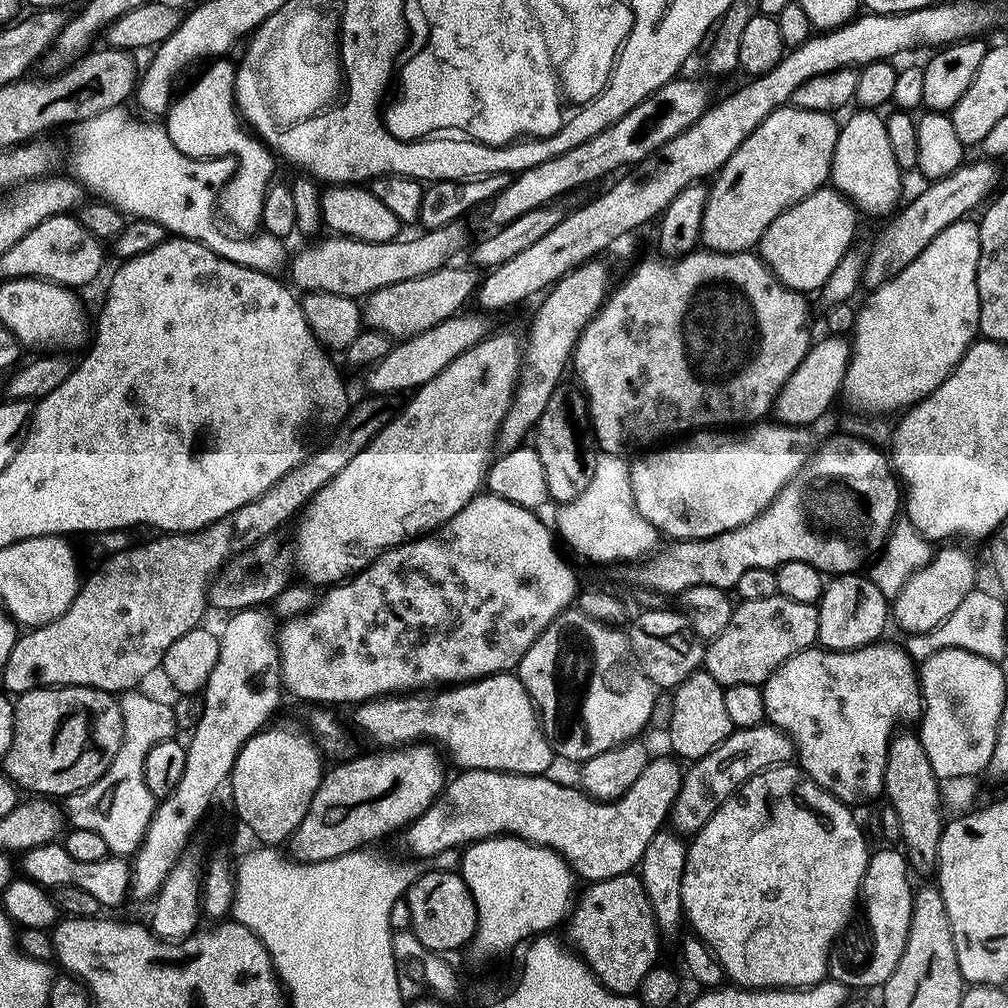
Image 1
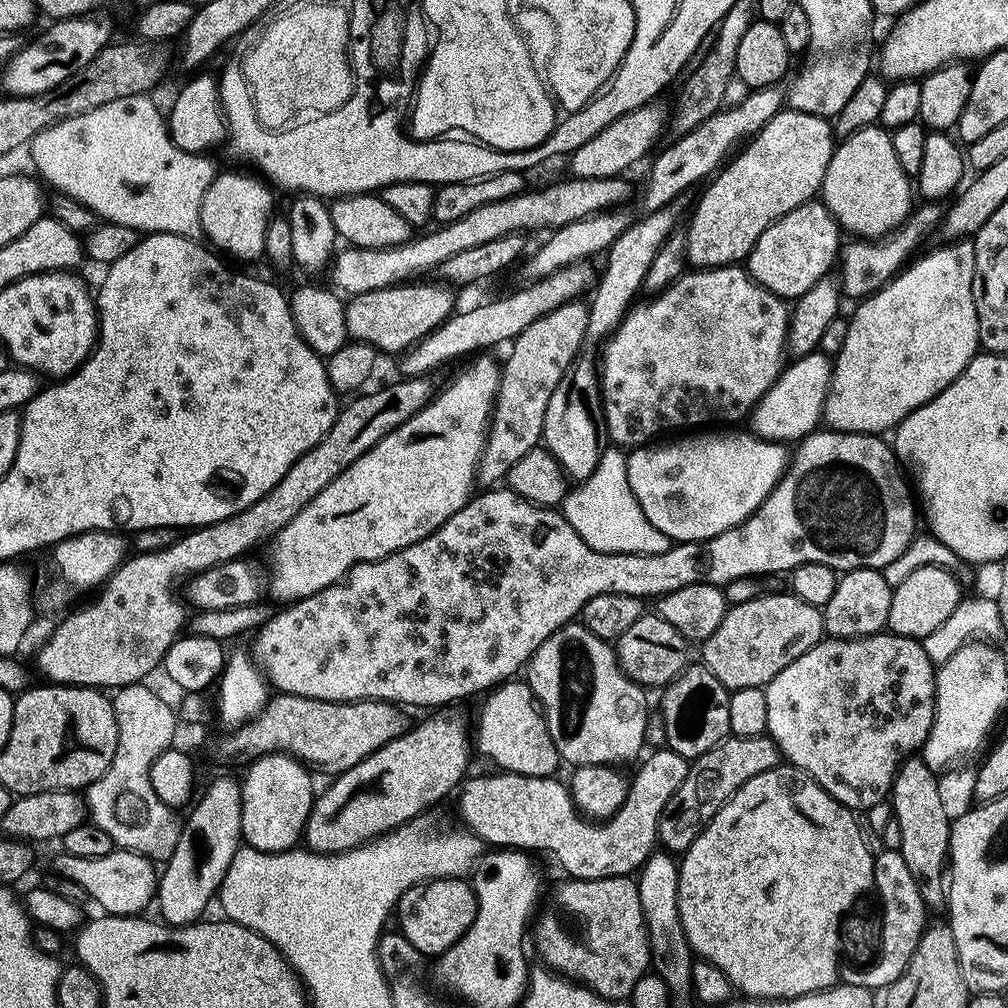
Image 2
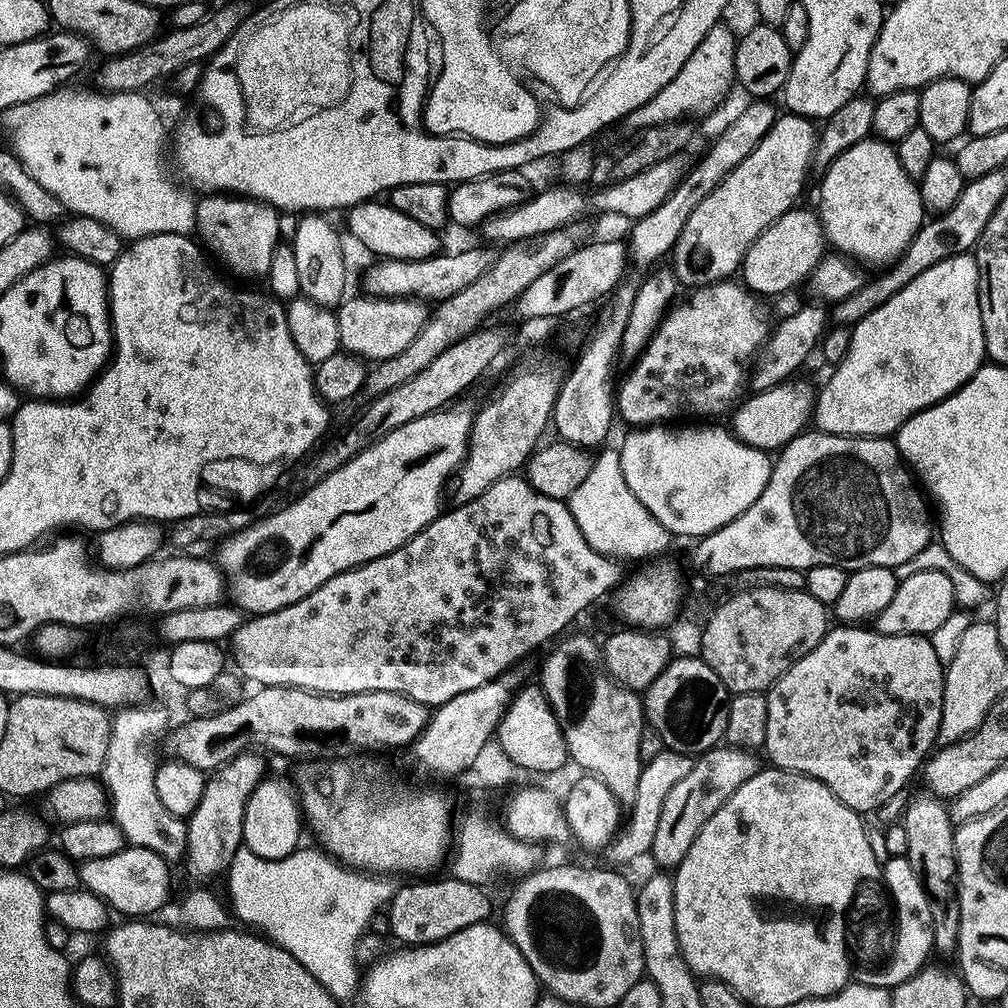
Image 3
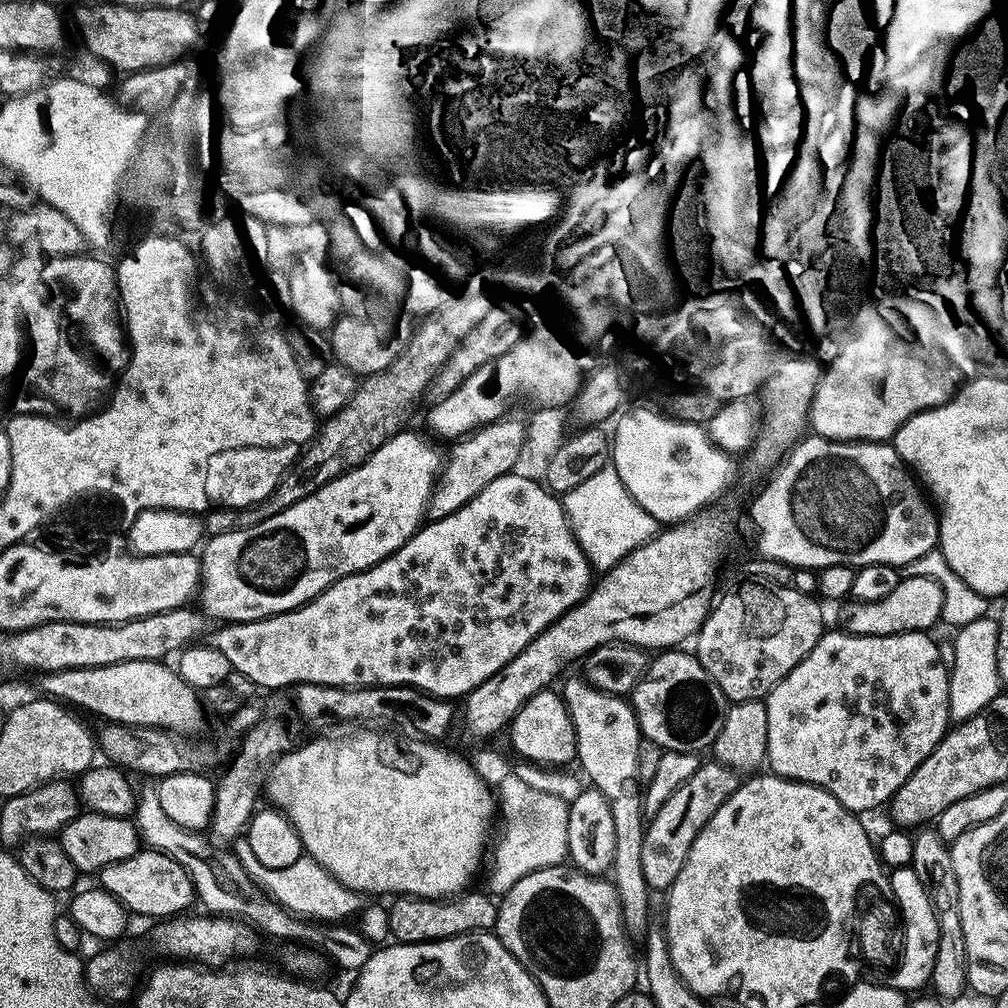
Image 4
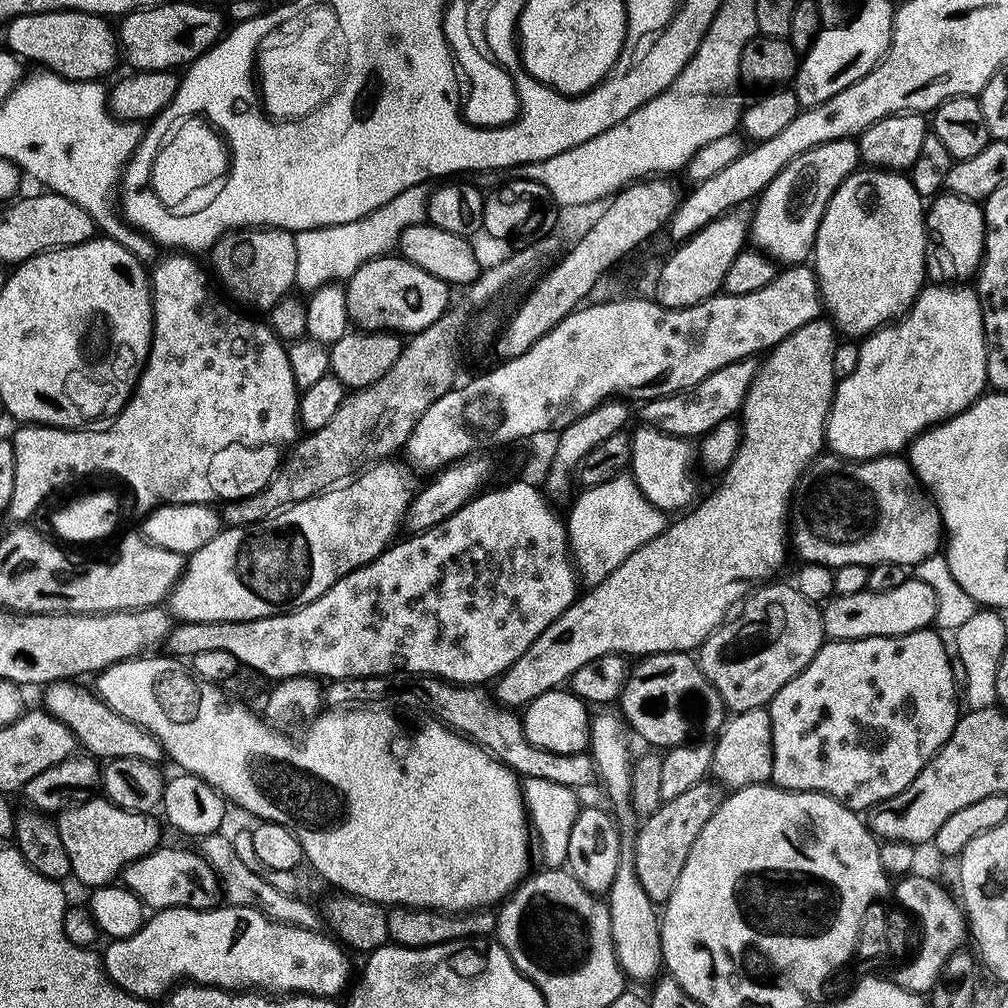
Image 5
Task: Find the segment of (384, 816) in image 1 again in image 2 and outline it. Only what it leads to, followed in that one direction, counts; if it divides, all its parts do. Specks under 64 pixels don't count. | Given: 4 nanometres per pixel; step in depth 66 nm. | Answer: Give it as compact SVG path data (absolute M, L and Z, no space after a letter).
M444 706L433 711L424 722L413 725L398 739L392 739L386 746L380 747L368 755L358 766L339 773L324 793L313 801L311 813L304 827L303 841L311 852L332 855L336 852L347 852L360 847L377 836L391 832L408 823L414 817L423 815L428 808L438 803L463 783L466 770L472 755L470 737L470 720L458 706Z

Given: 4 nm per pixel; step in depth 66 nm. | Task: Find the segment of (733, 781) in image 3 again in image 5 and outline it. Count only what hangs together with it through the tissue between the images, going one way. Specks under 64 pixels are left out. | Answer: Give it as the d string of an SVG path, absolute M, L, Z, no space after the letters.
M705 778L690 786L690 790L678 794L678 798L663 801L660 808L639 825L634 841L634 864L638 880L648 896L667 898L674 886L678 886L682 866L686 866L686 858L698 834L702 834L706 822L710 822L713 814L720 809L721 799L721 785Z

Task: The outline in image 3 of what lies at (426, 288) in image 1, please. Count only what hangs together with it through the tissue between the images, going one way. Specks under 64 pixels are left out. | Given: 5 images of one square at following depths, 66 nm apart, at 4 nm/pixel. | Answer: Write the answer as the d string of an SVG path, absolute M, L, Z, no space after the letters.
M380 294L364 295L368 296L349 295L335 309L340 348L351 356L359 356L365 362L389 360L402 354L402 350L406 350L406 346L410 346L410 342L418 338L422 326L427 322L430 315L429 305L415 298L383 300L380 297L383 295Z

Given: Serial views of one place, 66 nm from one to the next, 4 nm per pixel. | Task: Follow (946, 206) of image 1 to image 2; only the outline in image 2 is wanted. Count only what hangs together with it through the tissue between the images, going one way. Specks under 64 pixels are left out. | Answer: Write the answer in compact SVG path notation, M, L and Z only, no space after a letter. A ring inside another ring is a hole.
M920 202L913 207L908 215L901 220L897 228L885 231L881 240L856 240L853 244L845 243L840 249L838 257L838 279L841 293L848 296L852 302L859 302L873 296L879 288L885 288L913 259L916 247L935 233L940 227L942 219L941 205L936 202ZM840 268L840 272L839 272Z

